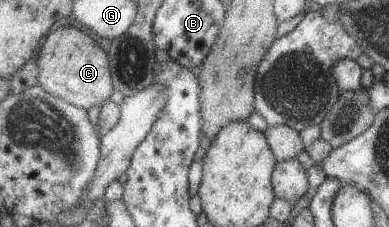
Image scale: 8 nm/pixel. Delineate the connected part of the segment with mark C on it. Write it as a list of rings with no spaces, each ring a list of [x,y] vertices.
[[[69,22],[54,28],[45,38],[38,54],[40,75],[38,84],[47,92],[68,100],[78,107],[103,106],[113,96],[110,56],[89,34],[74,28]]]

